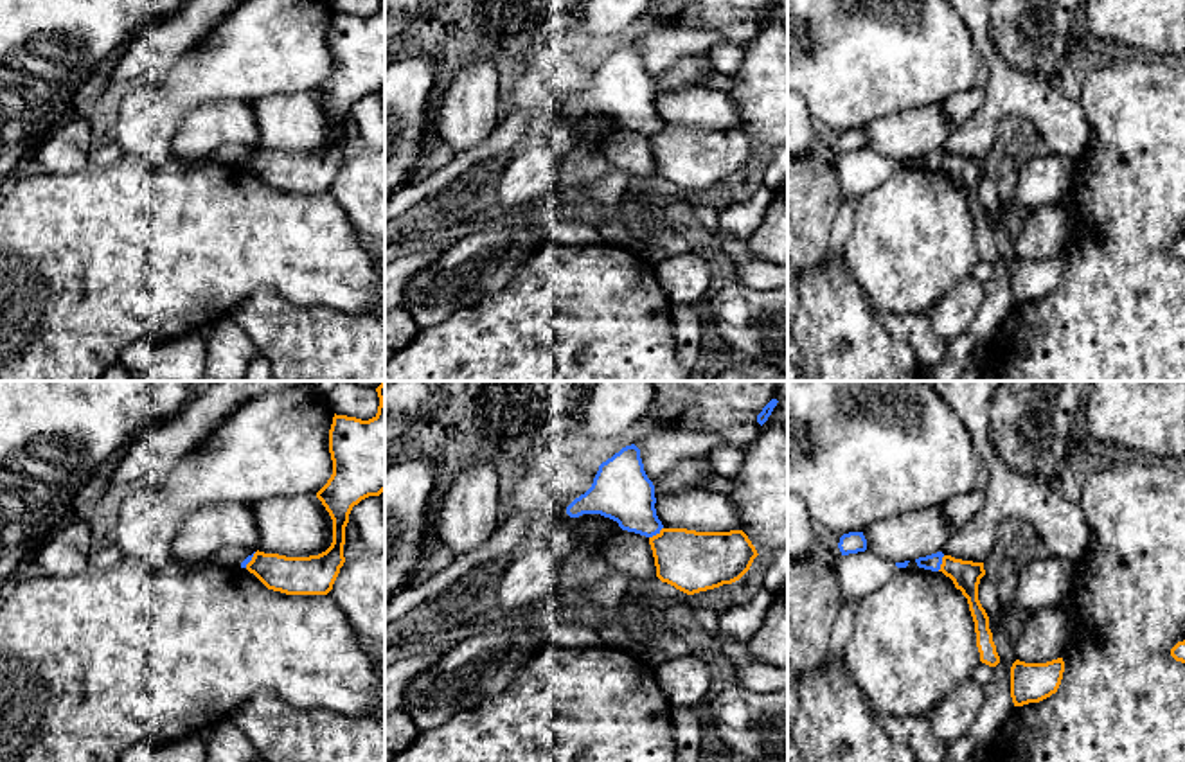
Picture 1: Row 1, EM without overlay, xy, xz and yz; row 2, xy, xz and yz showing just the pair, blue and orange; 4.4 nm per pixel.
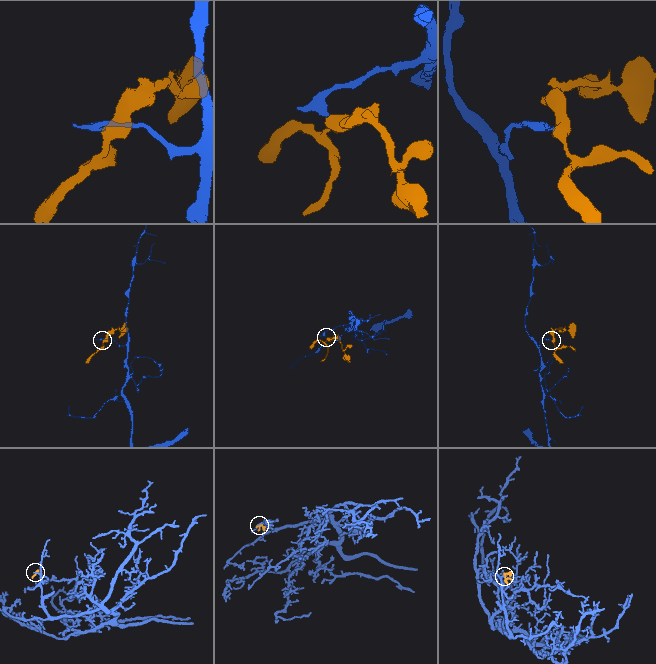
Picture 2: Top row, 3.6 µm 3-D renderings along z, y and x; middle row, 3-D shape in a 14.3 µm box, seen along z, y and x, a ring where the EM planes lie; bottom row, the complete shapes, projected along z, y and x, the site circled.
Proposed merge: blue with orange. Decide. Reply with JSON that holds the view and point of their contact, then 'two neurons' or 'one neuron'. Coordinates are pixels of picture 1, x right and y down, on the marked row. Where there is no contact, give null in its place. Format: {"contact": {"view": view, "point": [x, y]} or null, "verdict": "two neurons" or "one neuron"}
{"contact": {"view": "xz", "point": [655, 534]}, "verdict": "two neurons"}

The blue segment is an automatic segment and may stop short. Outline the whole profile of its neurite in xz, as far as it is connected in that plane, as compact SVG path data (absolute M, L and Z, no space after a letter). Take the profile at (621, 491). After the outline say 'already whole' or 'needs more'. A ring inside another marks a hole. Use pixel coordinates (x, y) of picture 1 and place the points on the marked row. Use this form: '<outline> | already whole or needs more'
M631 444L599 465L592 487L566 507L566 514L601 514L622 530L653 537L664 528L655 503L655 485L644 471L640 449Z | already whole

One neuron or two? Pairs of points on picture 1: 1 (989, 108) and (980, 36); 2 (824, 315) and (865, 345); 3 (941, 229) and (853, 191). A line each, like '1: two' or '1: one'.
1: one
2: one
3: two

